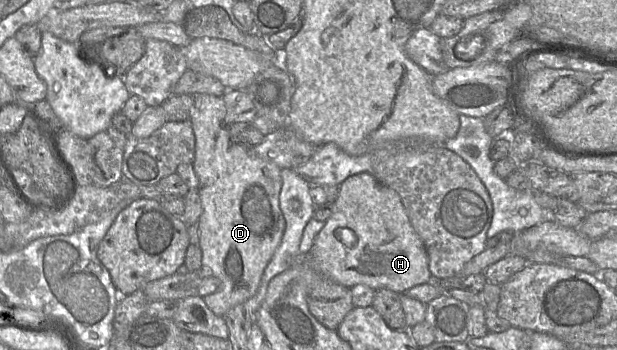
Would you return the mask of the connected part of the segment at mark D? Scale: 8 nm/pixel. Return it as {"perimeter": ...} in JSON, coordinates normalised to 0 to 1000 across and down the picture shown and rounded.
{"perimeter":[[[319,269],[313,280],[308,346],[316,386],[313,477],[323,511],[327,583],[321,629],[327,760],[334,789],[348,789],[357,800],[353,829],[329,849],[329,860],[350,903],[361,906],[374,880],[394,869],[415,837],[428,771],[457,686],[462,629],[452,591],[455,480],[408,443],[404,423],[374,400],[370,360],[363,351],[366,306],[360,277]]]}

